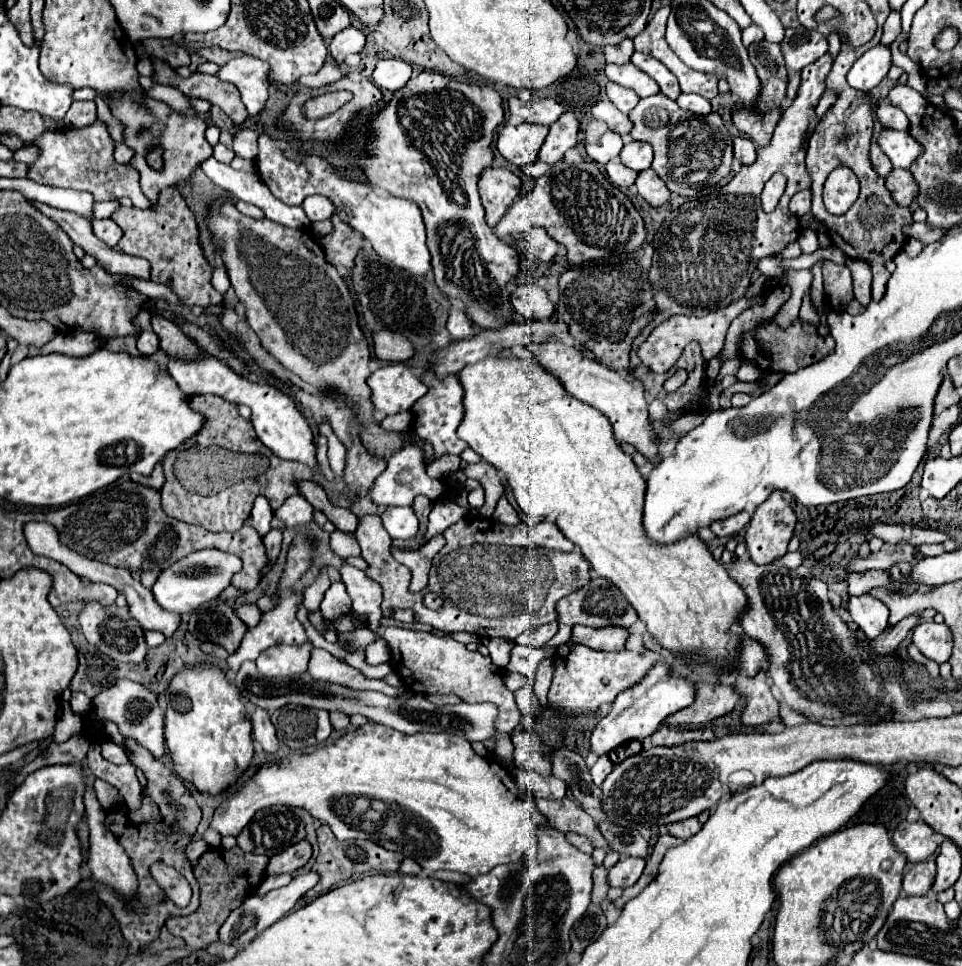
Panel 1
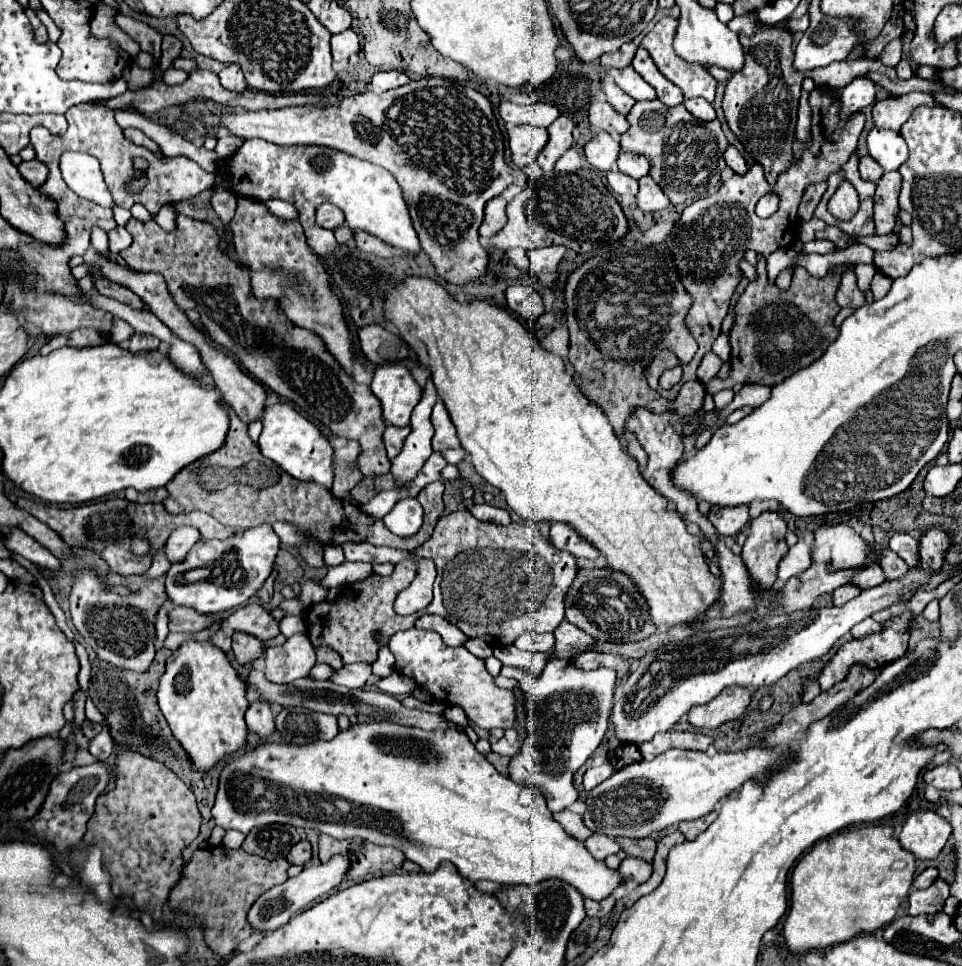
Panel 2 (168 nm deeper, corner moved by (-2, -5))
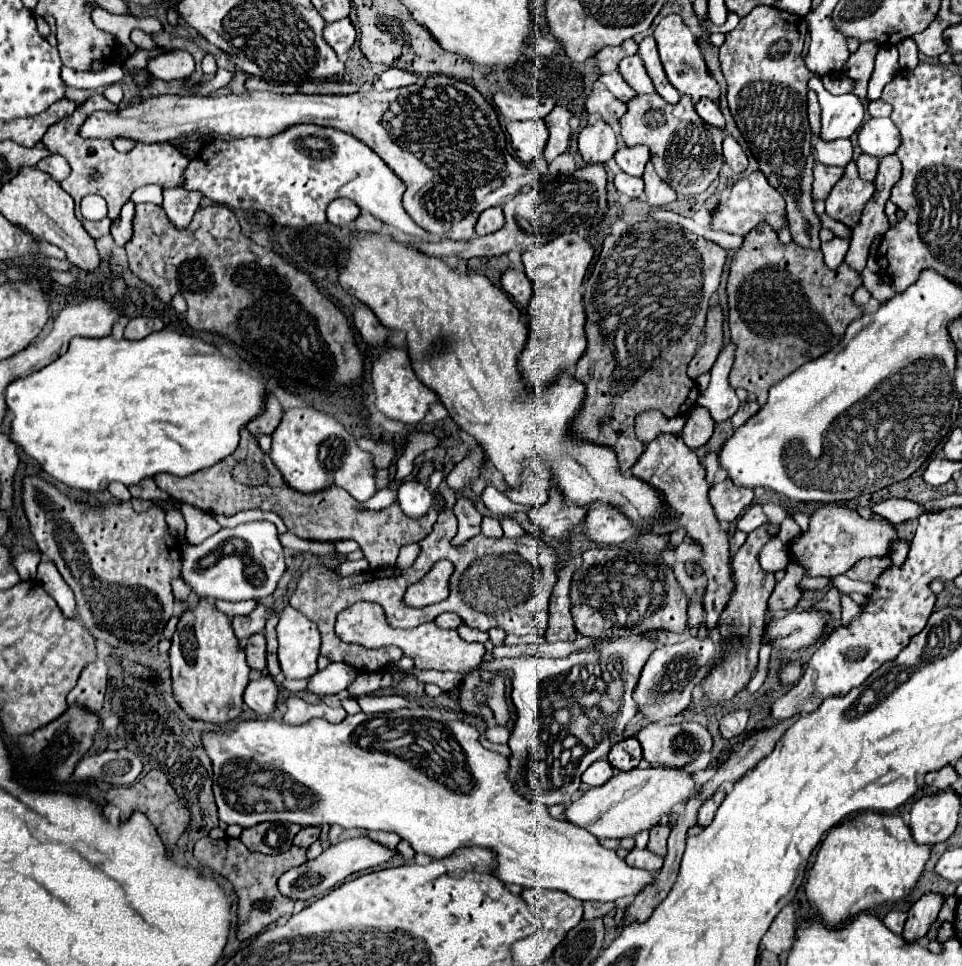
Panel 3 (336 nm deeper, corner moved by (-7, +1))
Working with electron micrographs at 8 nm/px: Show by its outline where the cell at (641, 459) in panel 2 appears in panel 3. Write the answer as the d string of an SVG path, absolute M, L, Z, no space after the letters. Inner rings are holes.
M644 412L636 418L636 434L644 444L652 442L656 436L660 436L664 432L680 434L688 416L690 416L690 412L686 412L684 416L676 416L676 418L666 418L660 412Z

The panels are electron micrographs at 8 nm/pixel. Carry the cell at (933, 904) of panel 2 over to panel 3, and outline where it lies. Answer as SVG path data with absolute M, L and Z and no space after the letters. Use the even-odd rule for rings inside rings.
M926 894L926 896L922 896L922 898L908 910L908 920L906 920L904 932L902 932L902 938L904 938L908 944L920 942L920 940L926 936L928 926L936 920L942 902L944 902L944 896L940 896L940 894Z

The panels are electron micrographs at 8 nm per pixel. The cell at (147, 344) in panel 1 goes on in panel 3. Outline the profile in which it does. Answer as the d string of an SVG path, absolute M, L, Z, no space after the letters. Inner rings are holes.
M132 318L124 330L124 338L126 340L142 340L146 338L148 334L152 334L154 328L152 328L152 320L150 318Z

